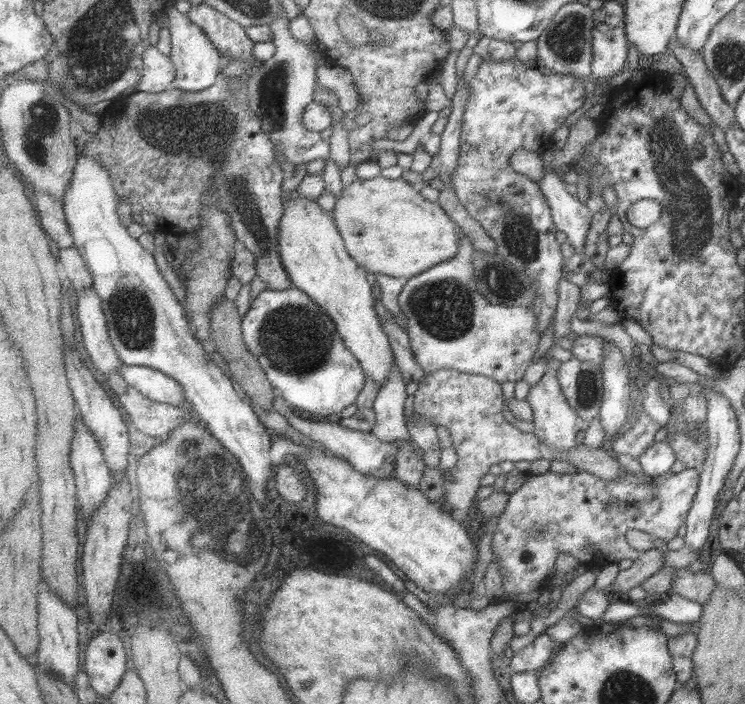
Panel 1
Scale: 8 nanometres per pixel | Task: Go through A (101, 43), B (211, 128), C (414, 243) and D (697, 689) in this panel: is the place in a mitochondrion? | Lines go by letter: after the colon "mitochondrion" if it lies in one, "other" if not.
A: mitochondrion
B: mitochondrion
C: other
D: other

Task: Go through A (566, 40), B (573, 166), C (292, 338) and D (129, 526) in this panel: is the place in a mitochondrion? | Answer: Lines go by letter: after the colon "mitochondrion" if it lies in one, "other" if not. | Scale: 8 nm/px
A: mitochondrion
B: other
C: mitochondrion
D: other

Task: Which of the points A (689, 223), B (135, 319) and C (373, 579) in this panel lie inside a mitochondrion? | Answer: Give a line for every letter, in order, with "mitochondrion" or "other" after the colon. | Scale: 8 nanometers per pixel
A: mitochondrion
B: mitochondrion
C: other

